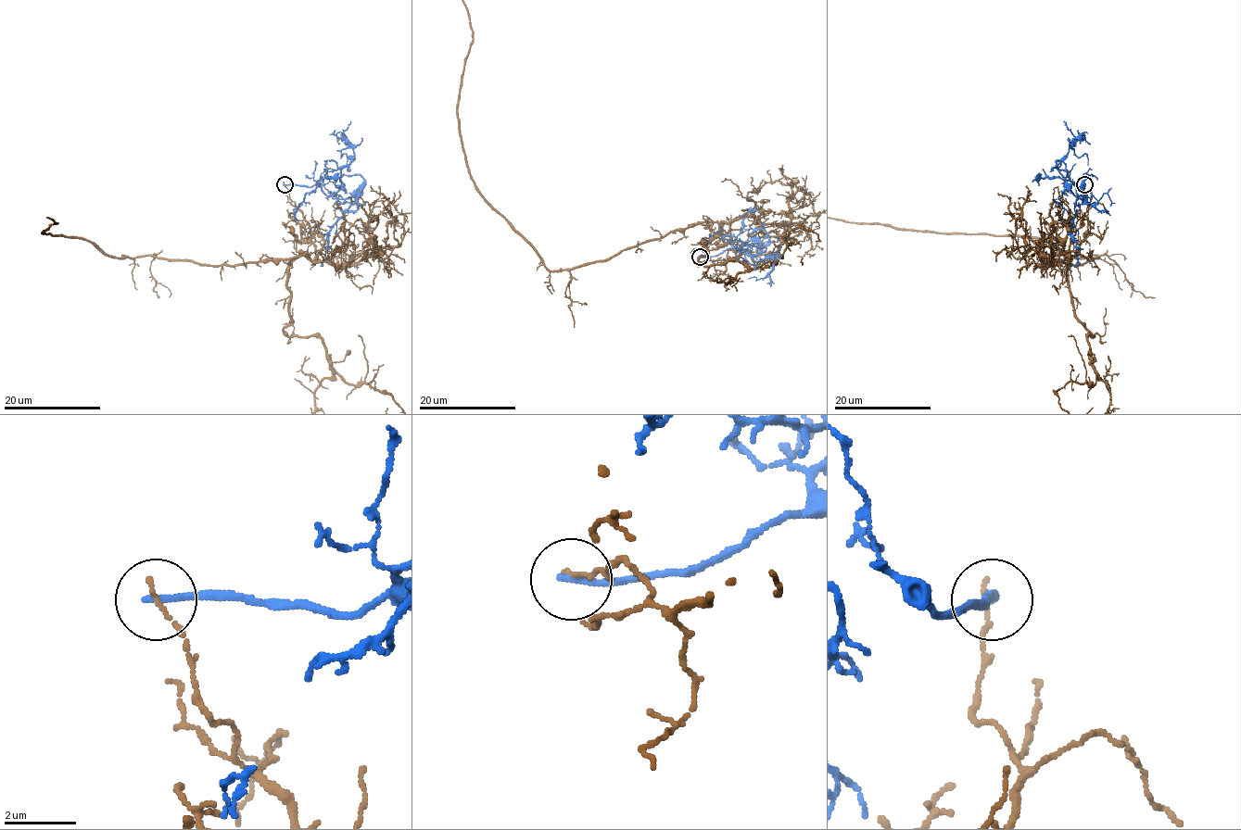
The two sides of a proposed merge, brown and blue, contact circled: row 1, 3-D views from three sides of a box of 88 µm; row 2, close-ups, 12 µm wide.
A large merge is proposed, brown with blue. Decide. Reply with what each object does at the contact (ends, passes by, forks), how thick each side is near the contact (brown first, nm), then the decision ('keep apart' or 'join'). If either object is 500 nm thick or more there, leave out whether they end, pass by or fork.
brown ends | blue ends | 120/200 nm | keep apart

